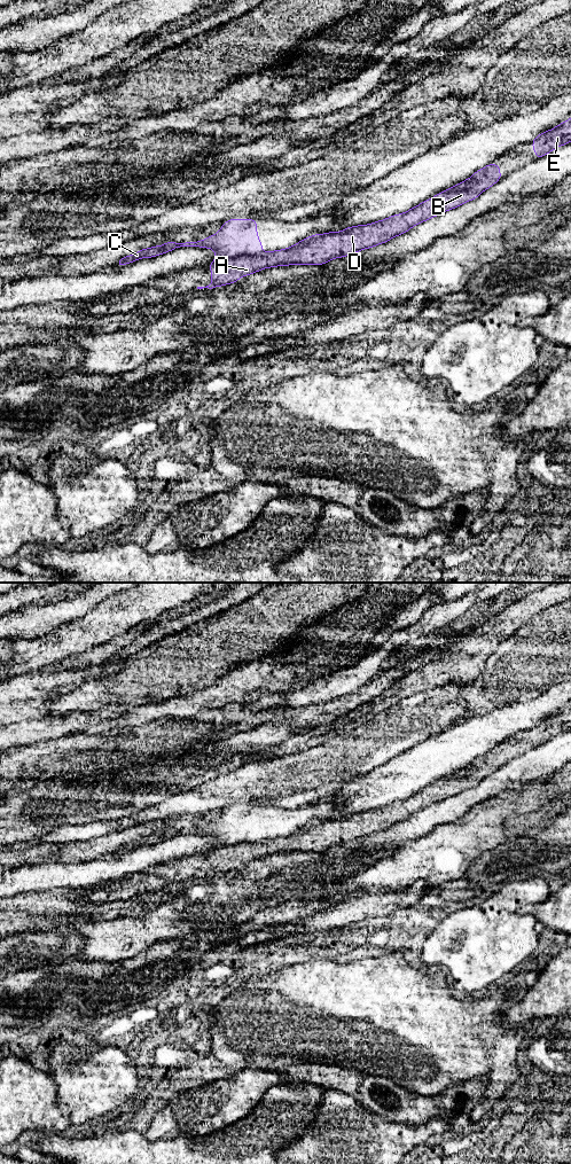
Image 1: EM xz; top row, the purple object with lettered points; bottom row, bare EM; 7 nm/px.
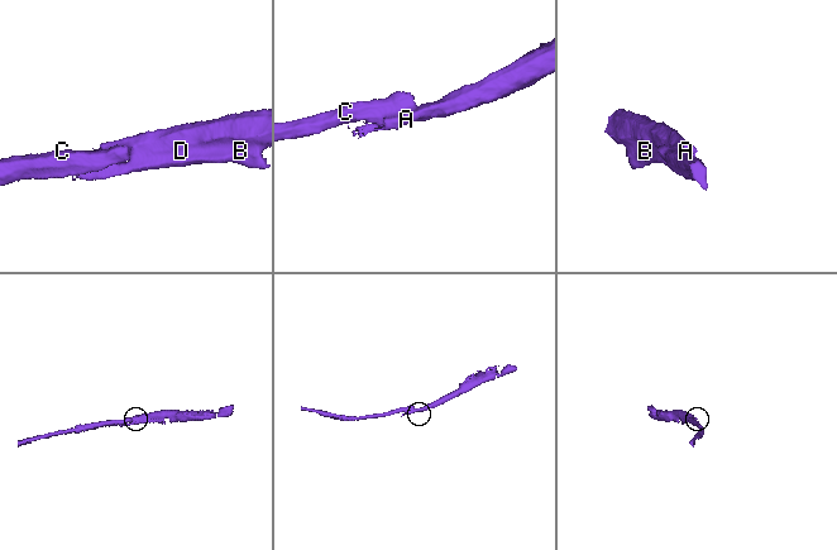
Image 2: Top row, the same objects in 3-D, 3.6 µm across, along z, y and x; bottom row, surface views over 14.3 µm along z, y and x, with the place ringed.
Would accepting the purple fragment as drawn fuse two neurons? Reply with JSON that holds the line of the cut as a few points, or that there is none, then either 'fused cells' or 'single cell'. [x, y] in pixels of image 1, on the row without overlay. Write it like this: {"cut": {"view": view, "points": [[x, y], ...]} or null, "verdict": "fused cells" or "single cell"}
{"cut": {"view": "xz", "points": [[259, 840], [220, 845], [213, 849]]}, "verdict": "fused cells"}

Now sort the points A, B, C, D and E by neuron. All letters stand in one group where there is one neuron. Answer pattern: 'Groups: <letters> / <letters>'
Groups: A B D E / C

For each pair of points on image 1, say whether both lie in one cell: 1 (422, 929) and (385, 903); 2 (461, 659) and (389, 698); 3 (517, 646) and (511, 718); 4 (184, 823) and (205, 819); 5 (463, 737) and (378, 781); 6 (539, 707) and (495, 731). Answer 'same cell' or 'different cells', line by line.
1: different cells
2: same cell
3: different cells
4: same cell
5: same cell
6: same cell

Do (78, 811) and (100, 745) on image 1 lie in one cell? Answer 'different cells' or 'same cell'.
different cells

